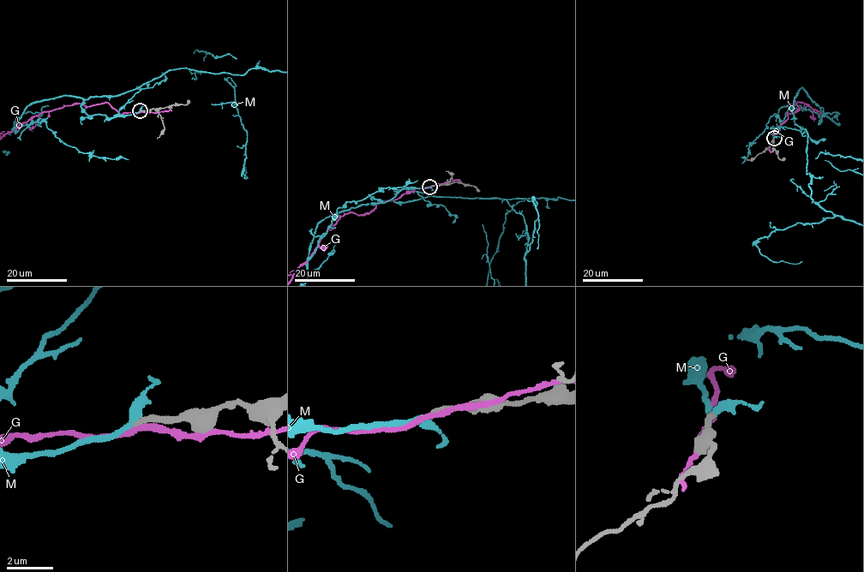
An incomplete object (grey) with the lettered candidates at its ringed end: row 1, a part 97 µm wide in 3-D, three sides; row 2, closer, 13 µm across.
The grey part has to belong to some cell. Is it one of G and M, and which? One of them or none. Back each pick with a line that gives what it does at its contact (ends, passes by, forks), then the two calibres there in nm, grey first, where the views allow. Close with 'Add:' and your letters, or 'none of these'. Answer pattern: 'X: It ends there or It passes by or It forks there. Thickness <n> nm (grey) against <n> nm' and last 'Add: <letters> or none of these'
M: It passes by. Thickness 240 nm (grey) against 320 nm
Add: M

